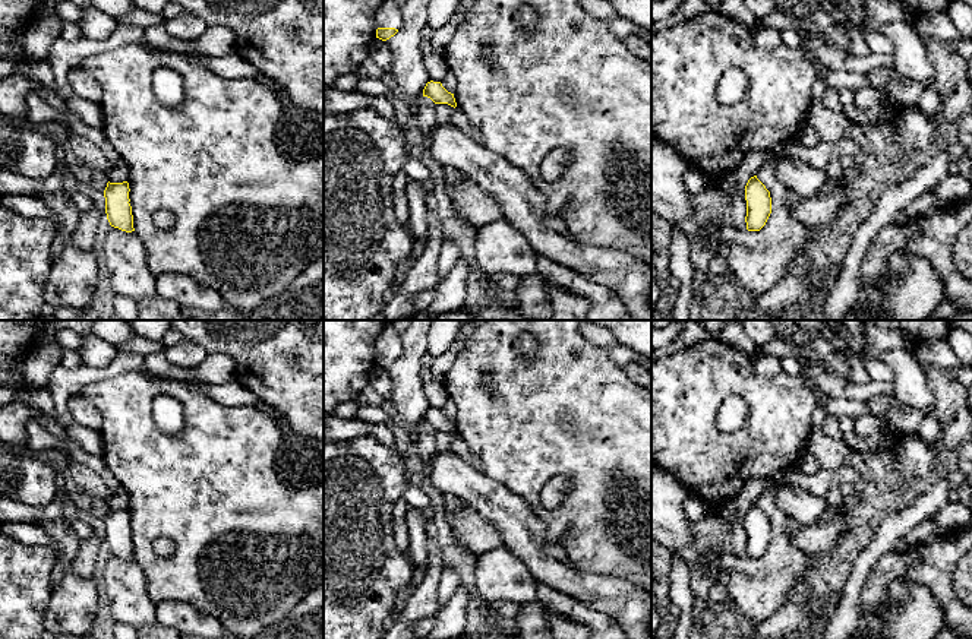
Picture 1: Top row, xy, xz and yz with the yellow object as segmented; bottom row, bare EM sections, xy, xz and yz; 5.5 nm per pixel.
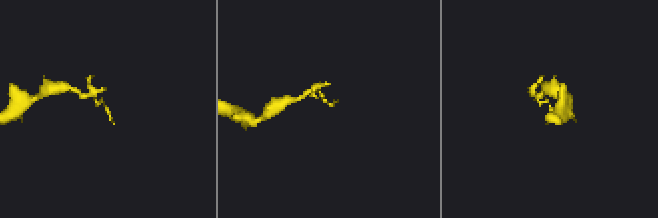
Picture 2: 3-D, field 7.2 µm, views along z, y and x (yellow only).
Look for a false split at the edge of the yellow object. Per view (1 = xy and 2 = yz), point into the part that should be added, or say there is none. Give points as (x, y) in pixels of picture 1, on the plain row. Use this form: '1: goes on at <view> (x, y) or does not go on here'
1: does not go on here
2: does not go on here

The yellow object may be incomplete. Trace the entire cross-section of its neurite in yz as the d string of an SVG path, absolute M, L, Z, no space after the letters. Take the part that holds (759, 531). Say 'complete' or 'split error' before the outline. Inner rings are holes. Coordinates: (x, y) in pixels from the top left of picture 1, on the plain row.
complete; M751 504L745 513L745 528L747 528L747 557L760 559L770 541L771 541L771 525L766 513L757 506Z

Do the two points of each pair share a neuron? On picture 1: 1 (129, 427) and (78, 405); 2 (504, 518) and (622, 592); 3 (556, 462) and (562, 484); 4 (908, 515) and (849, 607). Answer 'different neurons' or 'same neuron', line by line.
1: different neurons
2: same neuron
3: different neurons
4: same neuron

